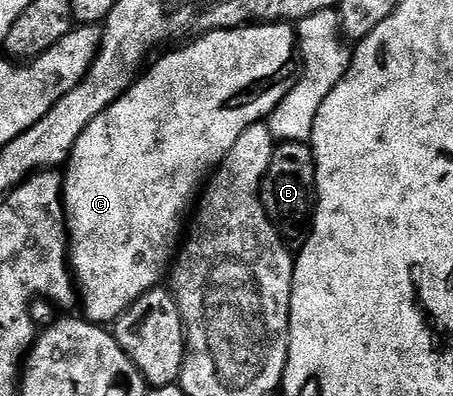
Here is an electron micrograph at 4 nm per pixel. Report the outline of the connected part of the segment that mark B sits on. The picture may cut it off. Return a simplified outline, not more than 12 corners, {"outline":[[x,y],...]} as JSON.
{"outline":[[280,142],[260,199],[285,243],[303,243],[316,209],[316,157]]}

